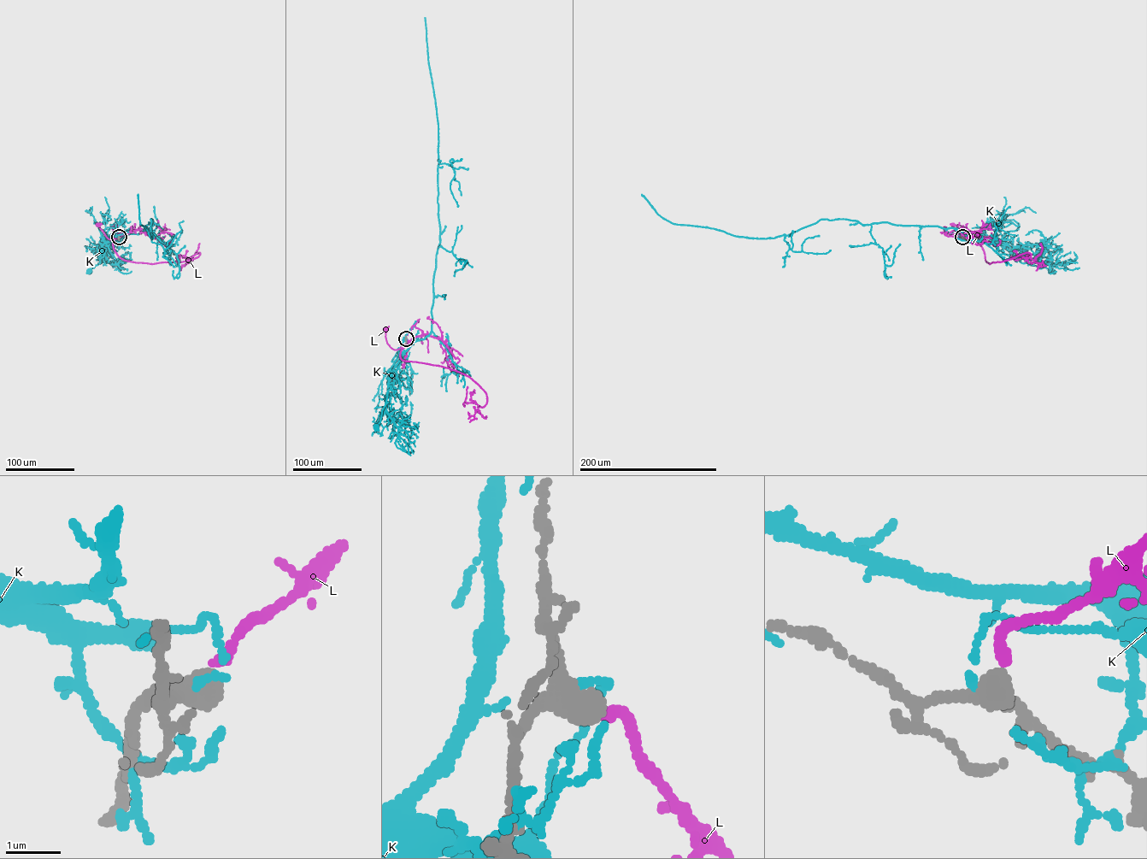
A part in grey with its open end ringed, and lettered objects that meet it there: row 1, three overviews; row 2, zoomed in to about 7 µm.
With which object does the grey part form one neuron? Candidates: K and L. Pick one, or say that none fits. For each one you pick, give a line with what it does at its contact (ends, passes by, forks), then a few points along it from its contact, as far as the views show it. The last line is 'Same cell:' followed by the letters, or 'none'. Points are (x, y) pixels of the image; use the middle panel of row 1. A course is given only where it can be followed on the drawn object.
L: It ends there. Its course: (406, 338), (408, 343), (395, 350), (387, 343), (385, 329)
Same cell: L

